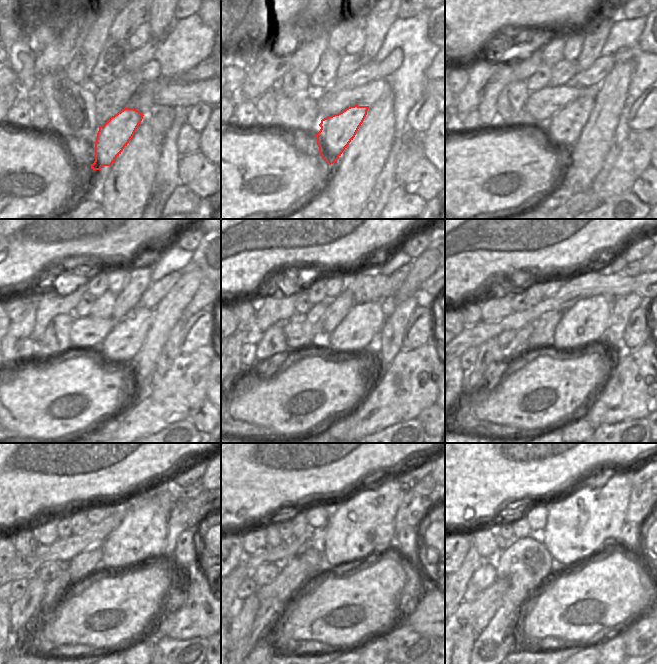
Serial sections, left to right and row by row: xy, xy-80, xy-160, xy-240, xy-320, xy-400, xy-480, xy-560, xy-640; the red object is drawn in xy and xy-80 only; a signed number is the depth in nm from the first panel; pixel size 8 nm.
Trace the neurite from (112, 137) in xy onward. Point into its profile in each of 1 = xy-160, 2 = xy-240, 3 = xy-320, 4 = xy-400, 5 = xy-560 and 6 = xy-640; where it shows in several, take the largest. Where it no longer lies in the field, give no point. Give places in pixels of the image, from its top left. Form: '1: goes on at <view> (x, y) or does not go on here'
1: goes on at xy-160 (565, 126)
2: goes on at xy-240 (118, 348)
3: goes on at xy-320 (361, 326)
4: goes on at xy-400 (582, 325)
5: goes on at xy-560 (362, 525)
6: goes on at xy-640 (587, 520)

